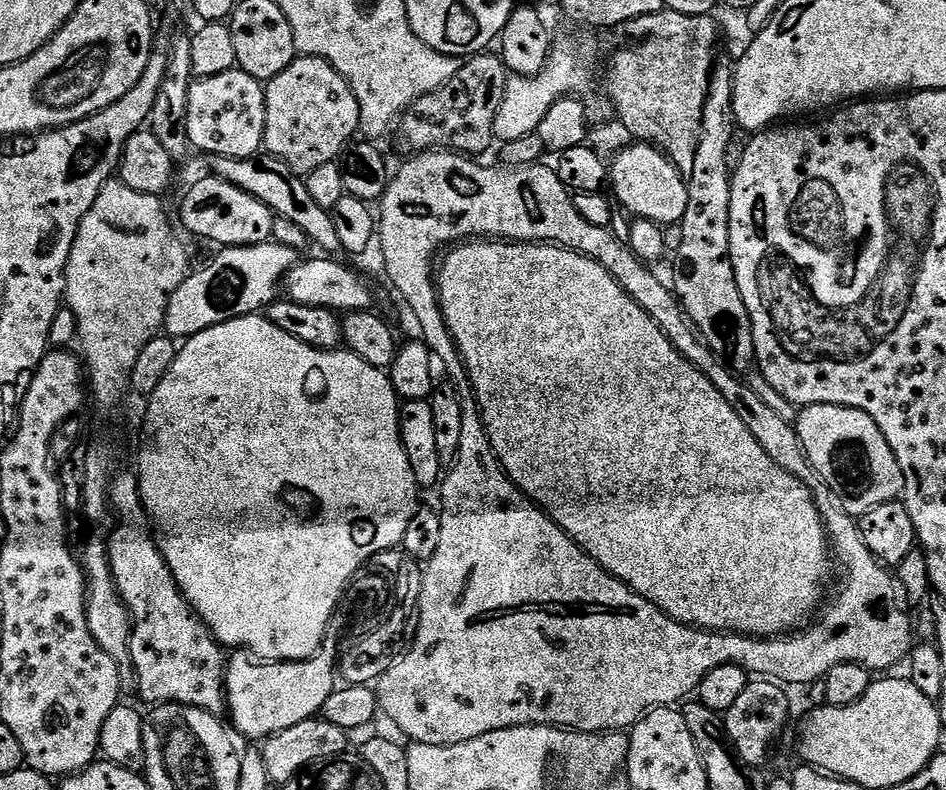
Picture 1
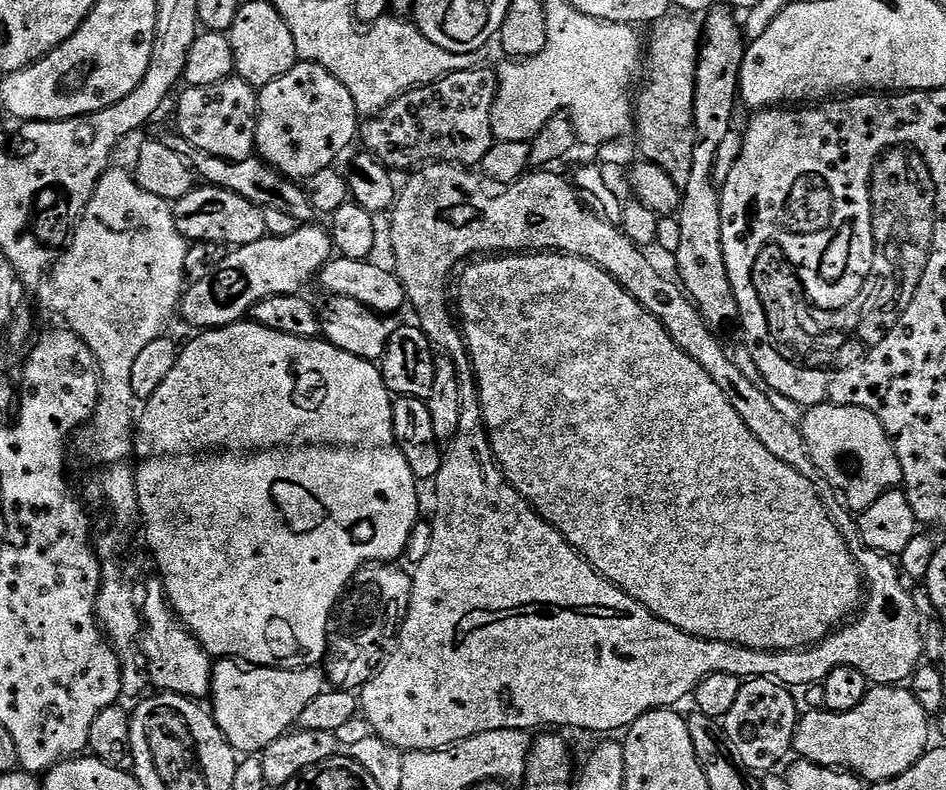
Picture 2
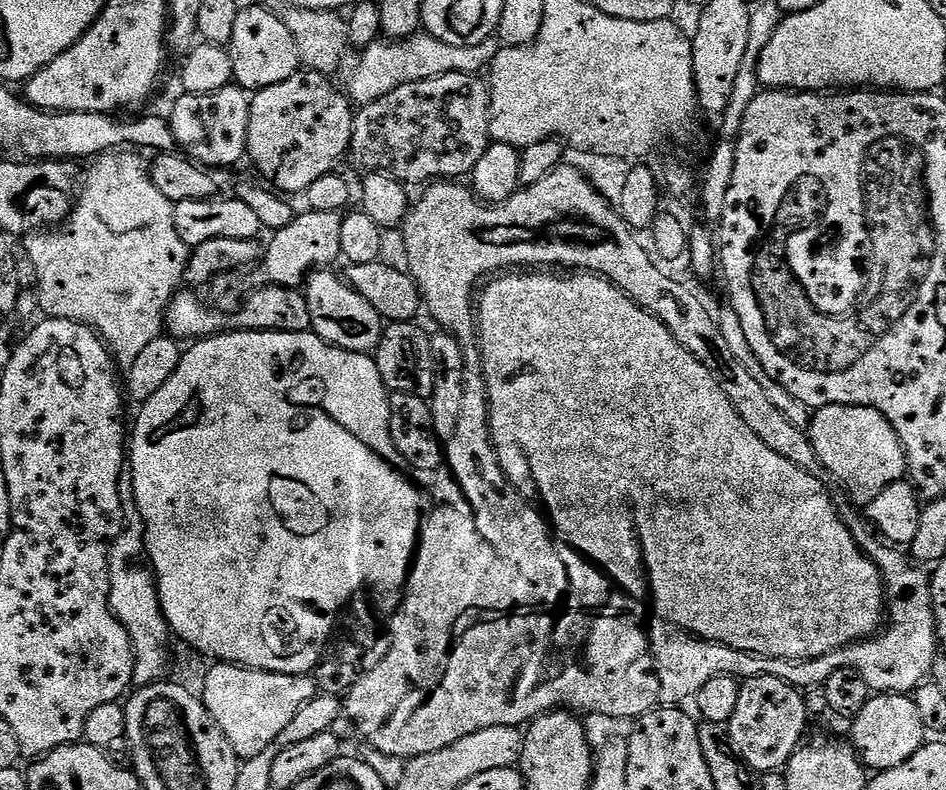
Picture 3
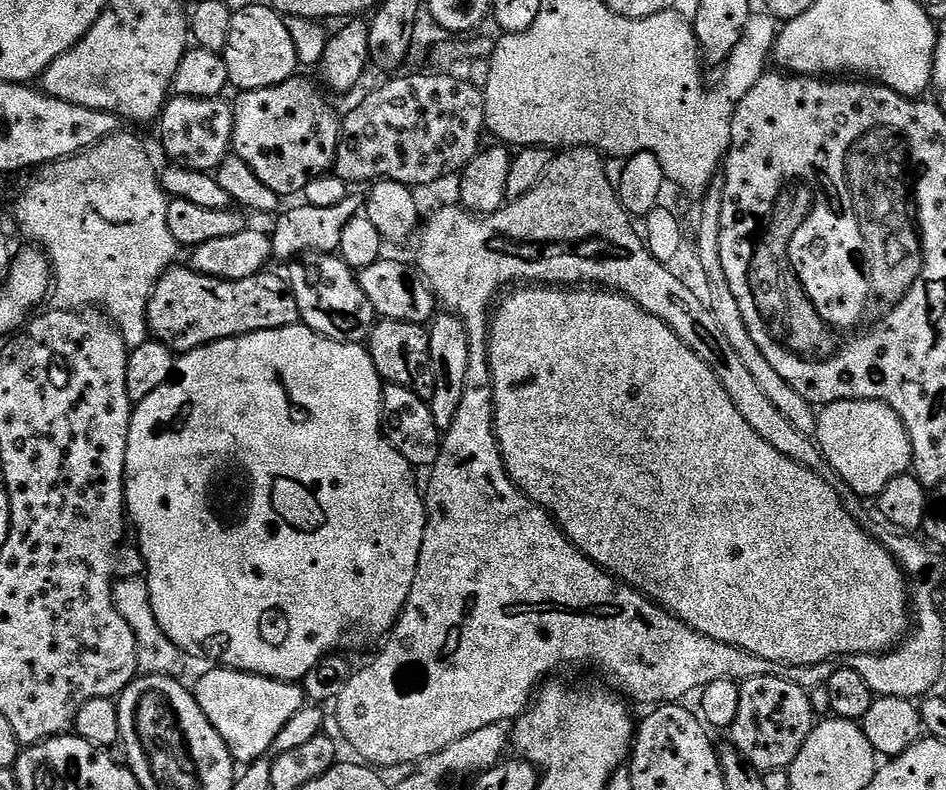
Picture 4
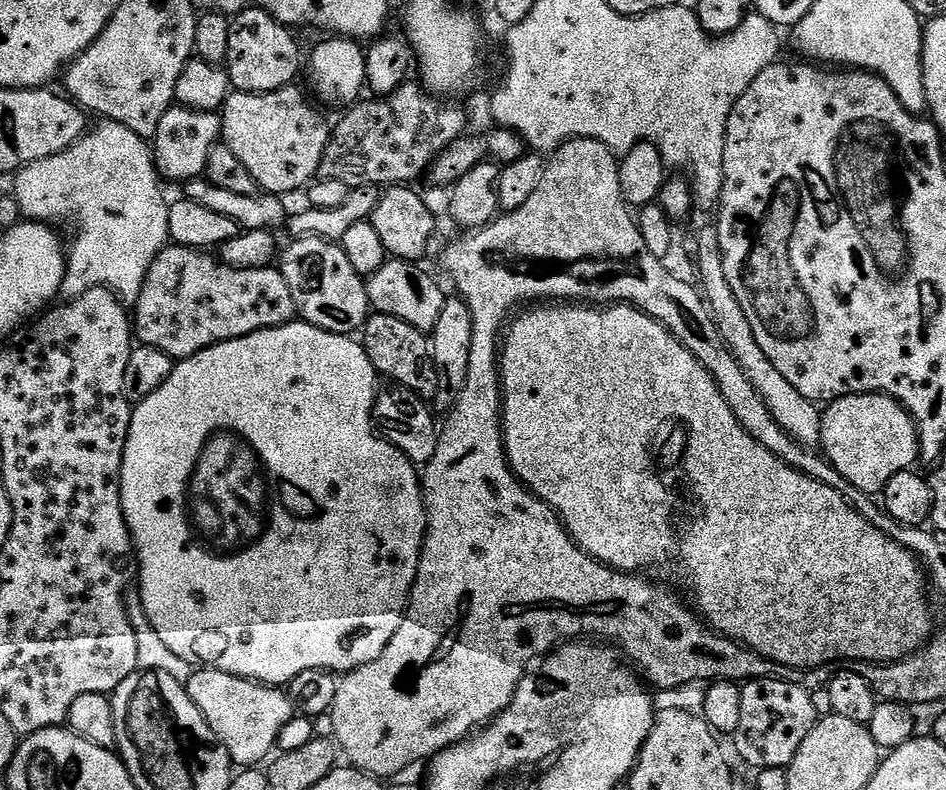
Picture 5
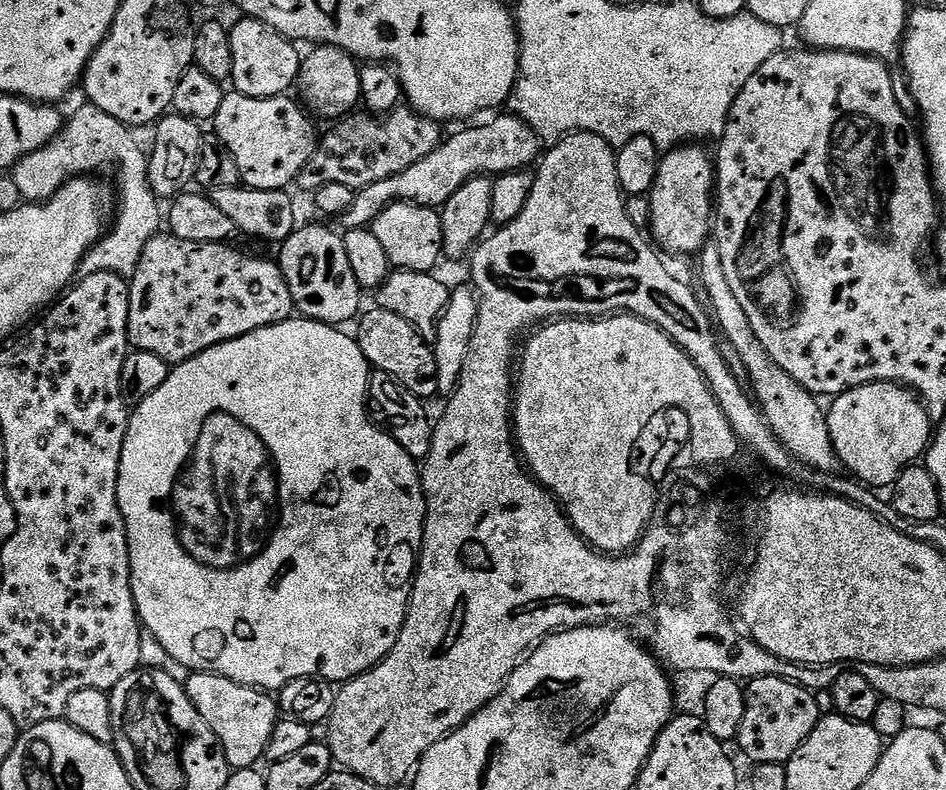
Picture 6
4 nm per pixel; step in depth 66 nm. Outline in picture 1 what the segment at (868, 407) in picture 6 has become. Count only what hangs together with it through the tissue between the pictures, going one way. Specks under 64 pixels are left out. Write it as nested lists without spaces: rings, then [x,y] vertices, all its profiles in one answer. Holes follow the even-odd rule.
[[[809,404],[799,409],[794,427],[804,447],[806,458],[812,463],[824,484],[834,490],[838,504],[844,507],[846,515],[859,518],[870,514],[870,510],[877,506],[886,506],[886,502],[894,502],[903,497],[902,466],[898,466],[898,458],[894,458],[890,442],[886,442],[882,430],[878,430],[870,414],[837,404]]]

